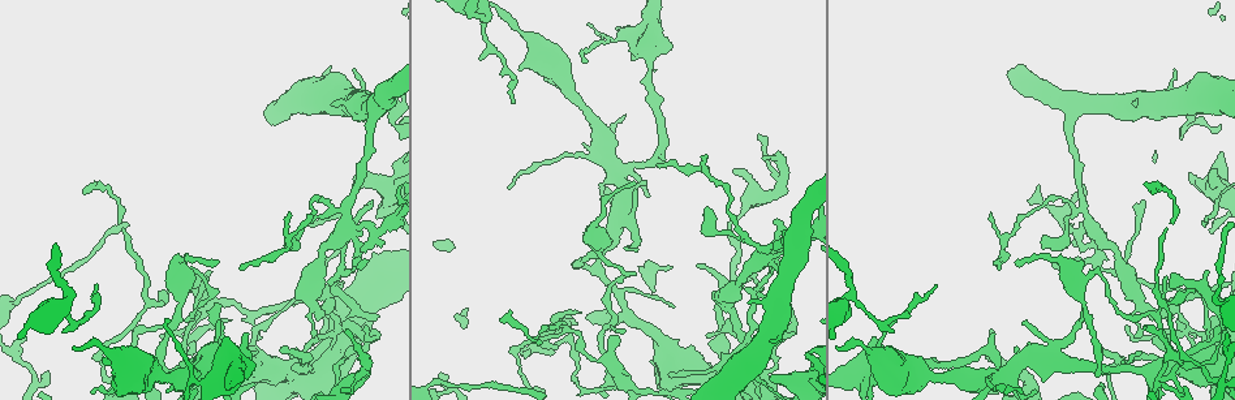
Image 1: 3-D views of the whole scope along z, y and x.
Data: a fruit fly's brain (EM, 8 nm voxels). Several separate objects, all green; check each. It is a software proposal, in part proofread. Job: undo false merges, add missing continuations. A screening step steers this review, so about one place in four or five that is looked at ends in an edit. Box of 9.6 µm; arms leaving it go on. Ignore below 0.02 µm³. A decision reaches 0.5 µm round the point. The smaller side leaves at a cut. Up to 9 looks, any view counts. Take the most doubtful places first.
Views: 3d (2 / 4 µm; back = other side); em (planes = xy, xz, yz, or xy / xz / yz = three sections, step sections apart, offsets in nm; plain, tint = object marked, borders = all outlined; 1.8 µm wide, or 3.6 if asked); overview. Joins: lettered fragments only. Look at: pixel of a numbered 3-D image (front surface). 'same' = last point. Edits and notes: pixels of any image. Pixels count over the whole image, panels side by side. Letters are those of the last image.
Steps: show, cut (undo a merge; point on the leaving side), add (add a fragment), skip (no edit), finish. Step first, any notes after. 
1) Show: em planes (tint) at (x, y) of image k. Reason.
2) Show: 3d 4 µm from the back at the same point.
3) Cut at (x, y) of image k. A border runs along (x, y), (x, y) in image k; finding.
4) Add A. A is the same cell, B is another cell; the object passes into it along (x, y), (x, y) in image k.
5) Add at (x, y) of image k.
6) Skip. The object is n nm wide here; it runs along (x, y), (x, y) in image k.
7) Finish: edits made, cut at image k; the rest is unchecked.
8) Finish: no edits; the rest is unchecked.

Show: 3d 2 µm at (617, 171) of image 1. Looks like a crossing.

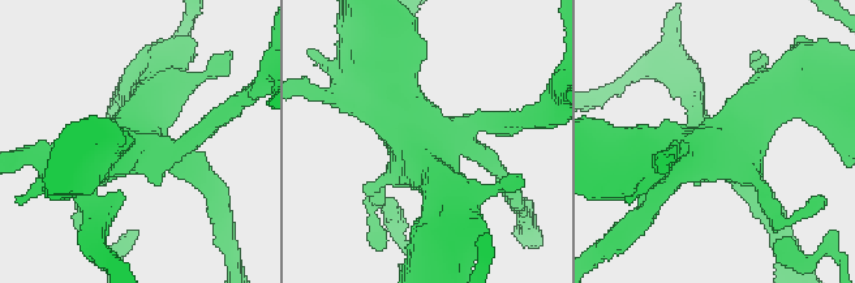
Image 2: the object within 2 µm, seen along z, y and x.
Show: em planes (tint) at (135, 134) of image 2. Now the EM.

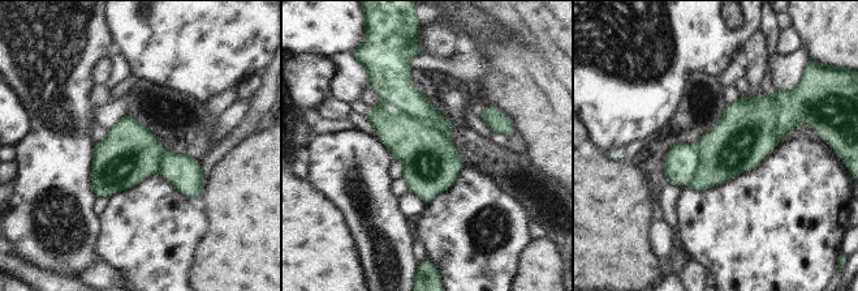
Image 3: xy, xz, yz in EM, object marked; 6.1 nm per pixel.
Show: em planes (borders) at the same point.

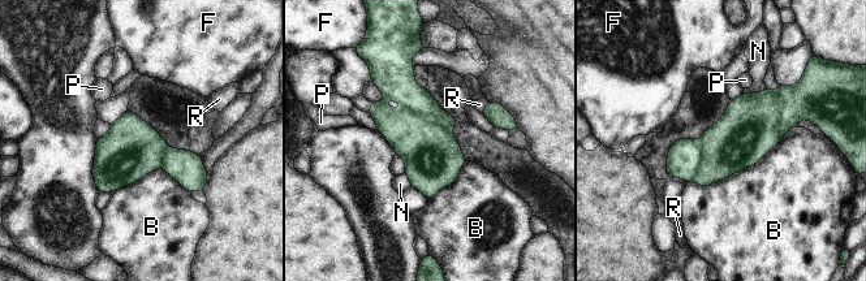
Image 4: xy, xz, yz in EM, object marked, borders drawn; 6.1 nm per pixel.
Cut at (401, 87) of image 4. The object is 360 nm wide here; the longest contact is with B, 650 nm; B, F, N, P and R are other cells; a second cell is stuck on.

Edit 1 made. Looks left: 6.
Show: overview.

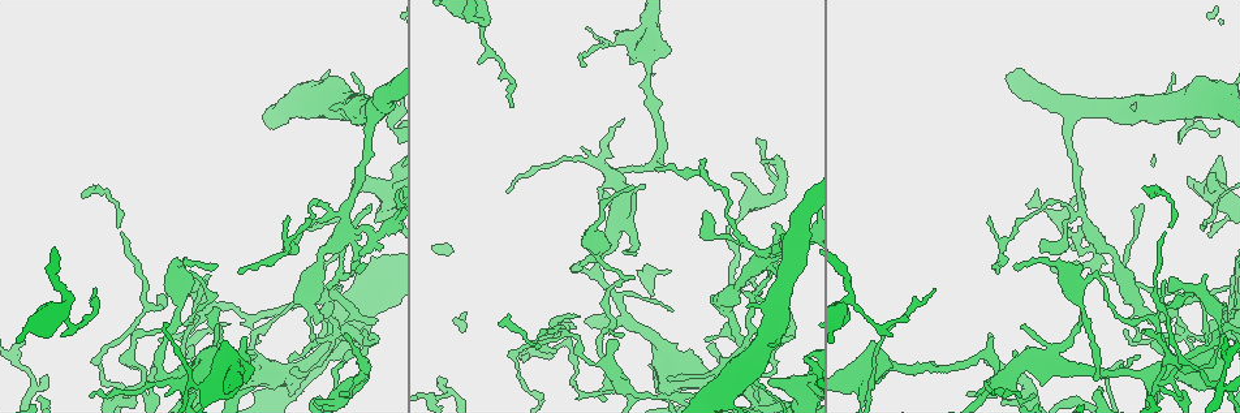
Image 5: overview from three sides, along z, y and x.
Show: 3d 4 µm at (66, 302) of image 5. Sudden change in width.

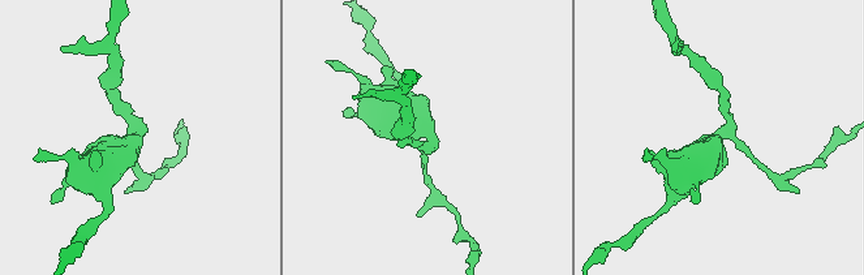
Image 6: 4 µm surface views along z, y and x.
Show: em 3.6 µm xz step 4 (tint) at (131, 135) of image 6. Shape alone is not enough.

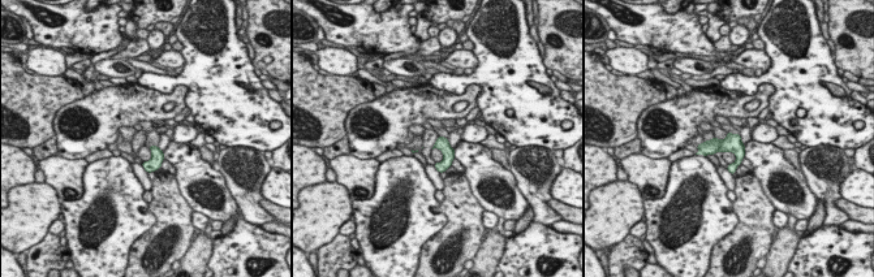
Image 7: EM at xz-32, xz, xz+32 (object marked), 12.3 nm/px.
Show: em 3.6 µm xz step 4 (borders) at the same point. What lies round it.

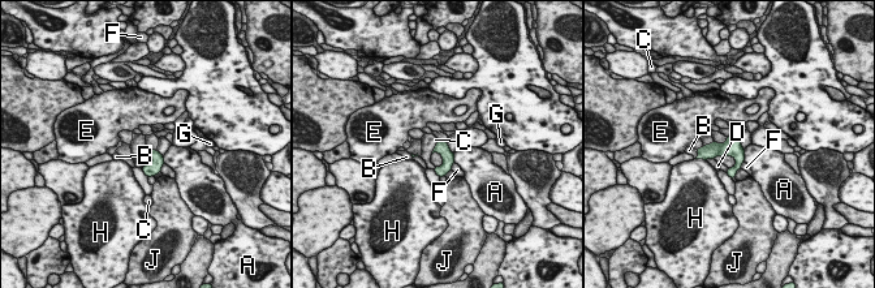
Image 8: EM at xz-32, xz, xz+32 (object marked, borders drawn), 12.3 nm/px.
Skip. The object is 120 nm wide here; A, B, C, D, E, F, G, H and J are other cells; a border runs along (727, 137), (724, 142), (714, 140) in image 8; all the same cell.

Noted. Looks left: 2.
Show: em planes (borders) at (746, 305) of image 5. Branch stops here.

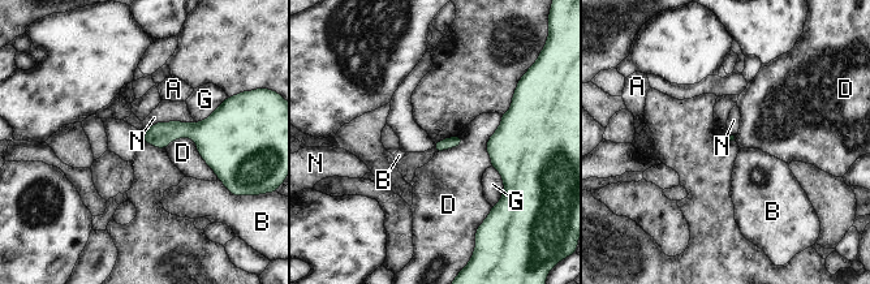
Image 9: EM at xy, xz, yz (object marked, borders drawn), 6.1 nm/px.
Skip. A, B, D, G and N are other cells; no lettered fragment goes on from it.

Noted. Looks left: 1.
Show: em 3.6 µm planes (borders) at (273, 375) of image 5. Arms part here.

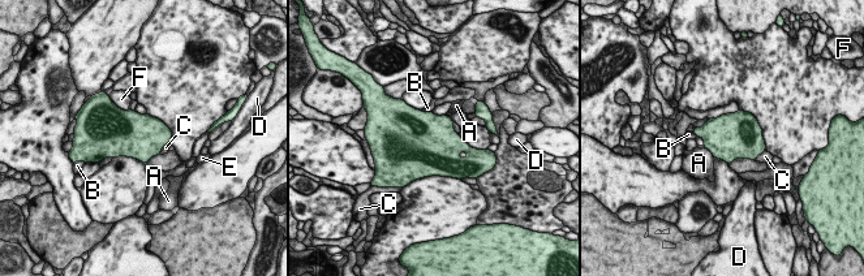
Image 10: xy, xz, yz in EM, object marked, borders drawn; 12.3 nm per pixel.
Skip. The object is 550 nm wide here; A, B, C, D, E and F are other cells; a border runs along (703, 146), (716, 158) in image 10; one cell here.

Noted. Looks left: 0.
Finish: edits made, cut at image 4; the rest is unchecked.

